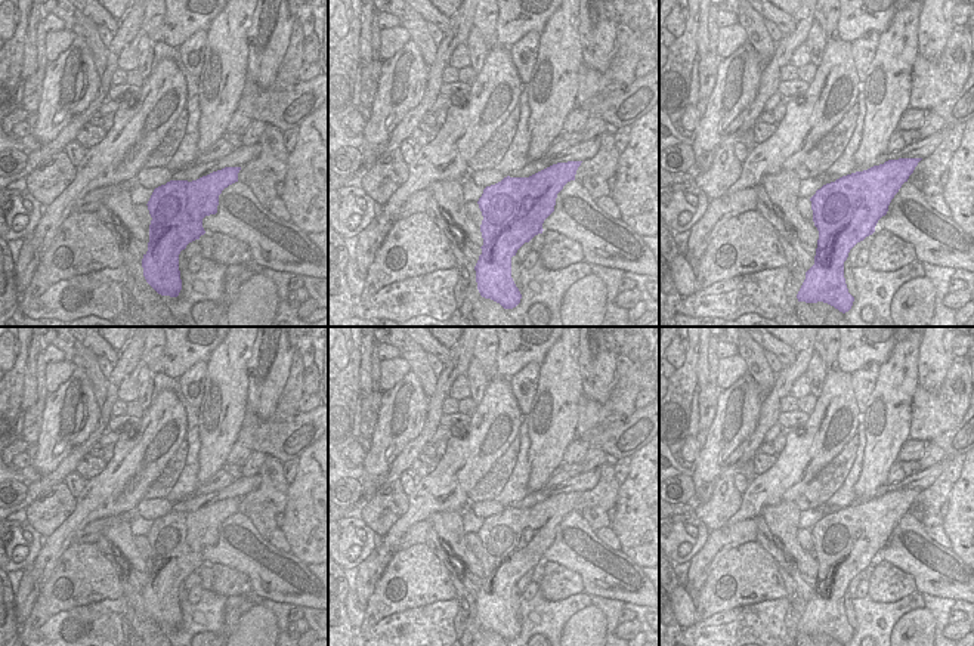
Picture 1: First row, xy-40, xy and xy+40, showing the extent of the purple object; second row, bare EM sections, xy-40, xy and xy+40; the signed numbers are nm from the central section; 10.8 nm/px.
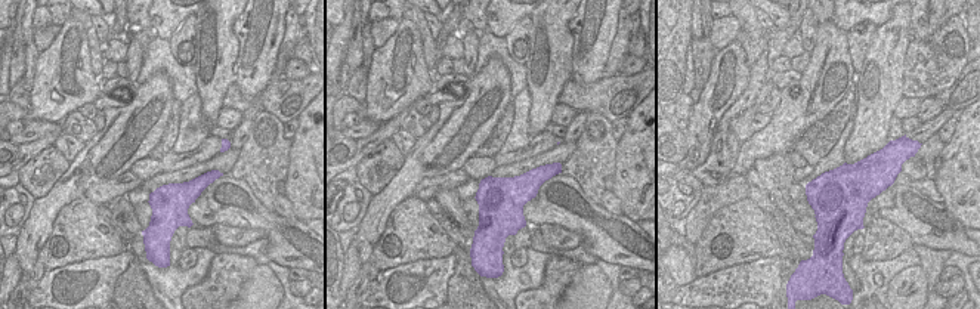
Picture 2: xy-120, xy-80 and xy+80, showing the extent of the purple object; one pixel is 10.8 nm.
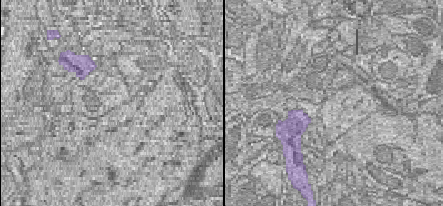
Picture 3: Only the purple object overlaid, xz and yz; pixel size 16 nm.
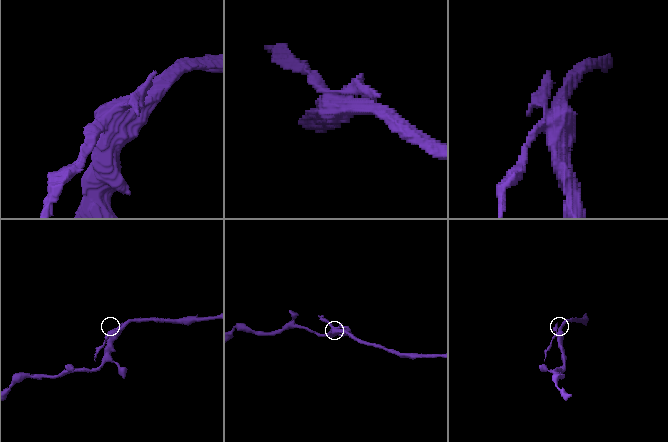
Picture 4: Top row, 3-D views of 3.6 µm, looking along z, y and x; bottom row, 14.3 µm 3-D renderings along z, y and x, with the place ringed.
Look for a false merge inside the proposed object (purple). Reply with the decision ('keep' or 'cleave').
cleave

